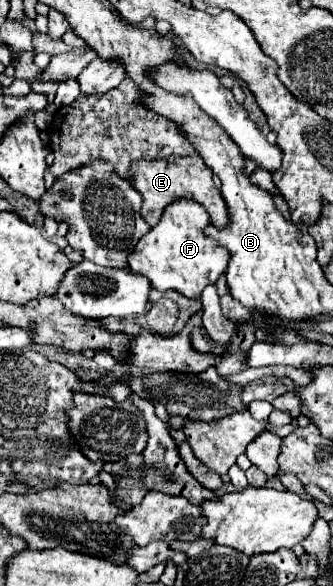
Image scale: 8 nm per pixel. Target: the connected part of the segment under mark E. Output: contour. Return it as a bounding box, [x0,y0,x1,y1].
[129,155,227,227]

